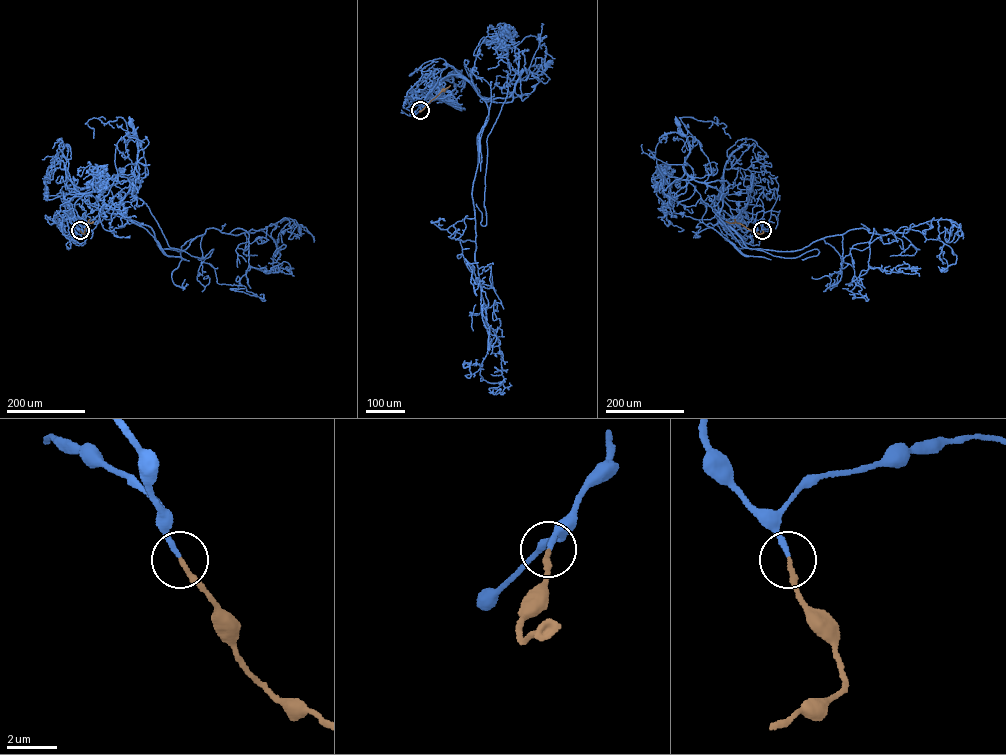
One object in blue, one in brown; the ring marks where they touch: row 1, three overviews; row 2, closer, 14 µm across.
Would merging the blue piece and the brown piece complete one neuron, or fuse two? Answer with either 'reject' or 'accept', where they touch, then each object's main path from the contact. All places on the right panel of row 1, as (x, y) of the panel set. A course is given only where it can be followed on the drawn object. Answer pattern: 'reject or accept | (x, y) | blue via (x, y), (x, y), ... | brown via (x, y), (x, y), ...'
accept | (762, 230) | blue via (762, 230), (764, 211), (733, 209), (720, 198), (726, 180), (698, 182), (684, 171), (689, 145), (677, 123) | brown via (762, 230), (759, 234), (738, 223), (726, 221)

